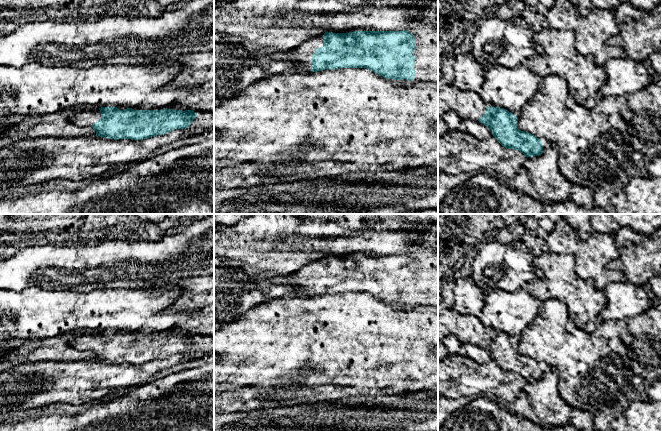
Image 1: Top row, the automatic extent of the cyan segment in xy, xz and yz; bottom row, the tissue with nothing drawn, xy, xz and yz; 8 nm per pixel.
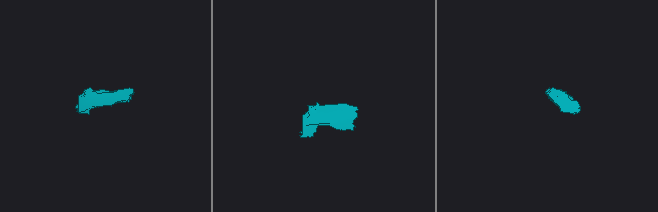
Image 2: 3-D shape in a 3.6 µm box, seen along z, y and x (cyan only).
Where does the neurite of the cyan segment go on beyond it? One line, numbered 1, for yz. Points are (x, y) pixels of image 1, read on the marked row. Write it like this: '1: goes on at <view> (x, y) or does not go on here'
1: does not go on here

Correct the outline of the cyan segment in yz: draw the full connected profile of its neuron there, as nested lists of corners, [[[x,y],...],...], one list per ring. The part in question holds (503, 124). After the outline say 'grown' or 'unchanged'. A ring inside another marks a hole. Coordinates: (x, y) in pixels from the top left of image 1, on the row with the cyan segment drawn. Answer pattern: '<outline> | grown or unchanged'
[[[488,106],[478,121],[487,126],[505,148],[519,150],[525,157],[543,153],[542,140],[519,130],[518,117],[504,108]]] | unchanged

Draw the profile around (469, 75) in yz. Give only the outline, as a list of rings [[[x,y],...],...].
[[[471,53],[455,55],[453,84],[460,90],[479,93],[485,80],[485,69]]]

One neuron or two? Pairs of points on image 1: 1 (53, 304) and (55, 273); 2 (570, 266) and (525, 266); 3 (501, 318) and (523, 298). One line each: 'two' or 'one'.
1: two
2: two
3: one

